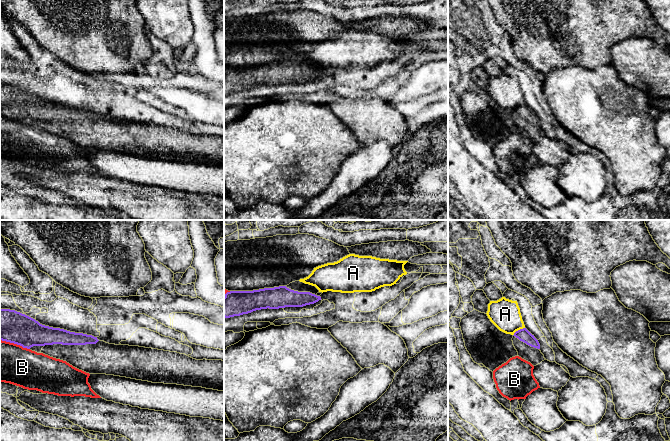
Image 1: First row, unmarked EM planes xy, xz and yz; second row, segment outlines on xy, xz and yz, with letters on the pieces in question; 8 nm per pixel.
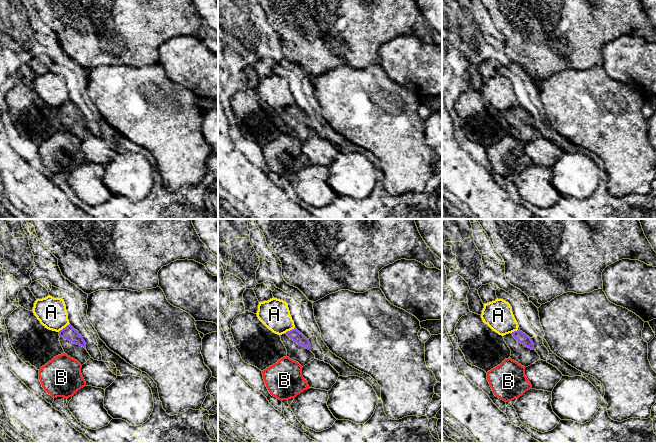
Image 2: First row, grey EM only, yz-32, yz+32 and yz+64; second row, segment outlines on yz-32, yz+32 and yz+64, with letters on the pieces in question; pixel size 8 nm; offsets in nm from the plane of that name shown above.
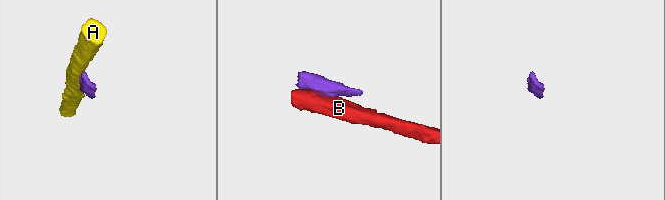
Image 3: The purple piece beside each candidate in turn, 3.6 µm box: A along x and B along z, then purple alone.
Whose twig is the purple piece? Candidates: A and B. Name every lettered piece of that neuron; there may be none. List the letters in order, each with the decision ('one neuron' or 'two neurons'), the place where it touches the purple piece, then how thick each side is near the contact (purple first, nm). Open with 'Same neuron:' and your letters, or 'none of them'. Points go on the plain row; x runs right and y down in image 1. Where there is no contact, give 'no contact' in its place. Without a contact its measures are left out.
Same neuron: none of them
A: two neurons; meets purple in yz at (518, 106); 100 nm thick on the purple side, 240 nm on the other
B: two neurons; meets purple in xy at (15, 119); 260 nm thick on the purple side, 340 nm on the other

